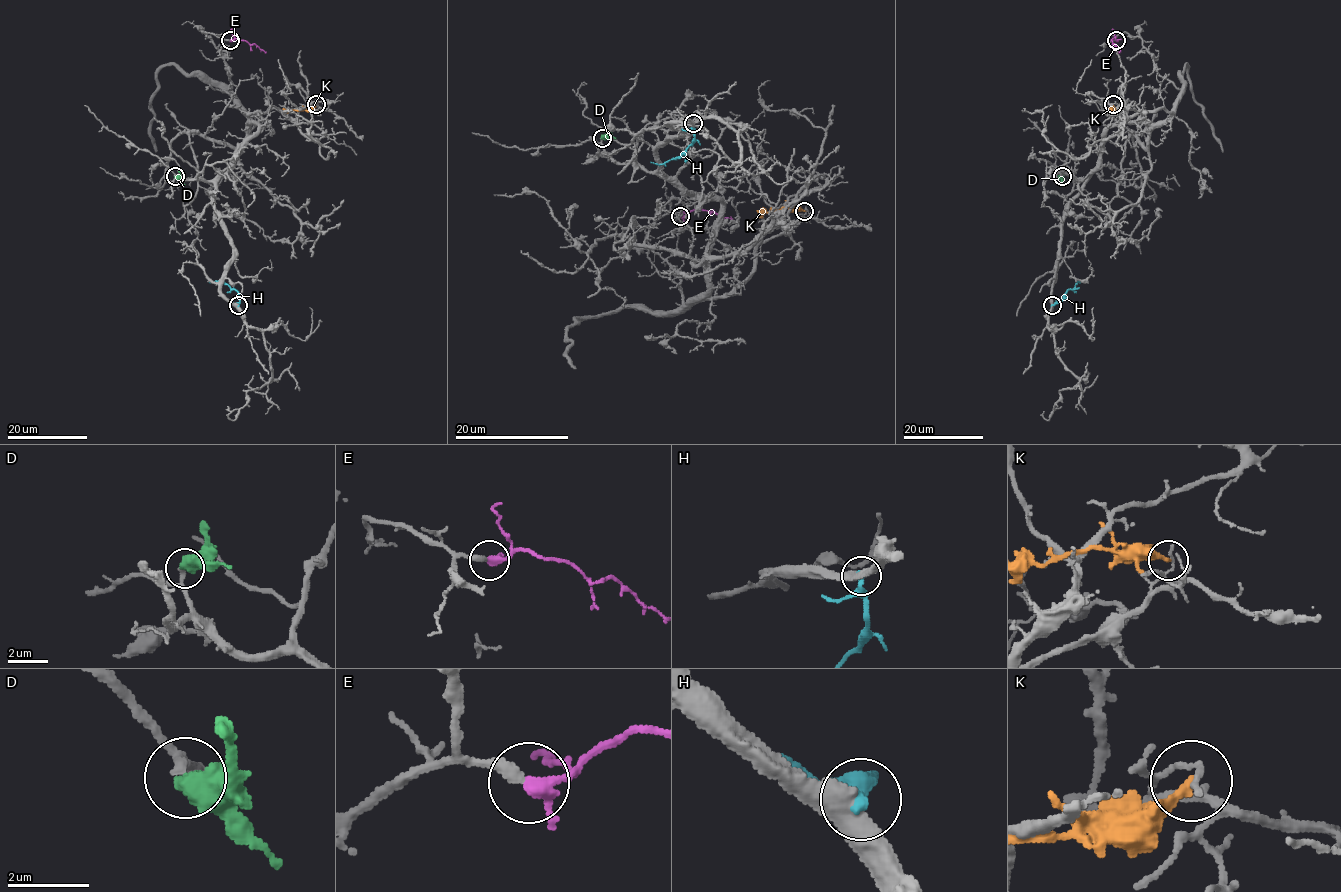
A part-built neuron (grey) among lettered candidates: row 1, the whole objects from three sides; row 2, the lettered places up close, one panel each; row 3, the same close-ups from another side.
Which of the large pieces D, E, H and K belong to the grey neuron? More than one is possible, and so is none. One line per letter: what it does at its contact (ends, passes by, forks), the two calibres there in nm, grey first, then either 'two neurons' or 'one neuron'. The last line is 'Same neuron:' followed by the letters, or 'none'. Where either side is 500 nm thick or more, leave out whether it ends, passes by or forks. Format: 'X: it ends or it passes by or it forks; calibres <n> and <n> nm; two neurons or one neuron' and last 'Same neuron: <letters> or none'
D: calibres 140 and 600 nm; one neuron
E: it passes by; calibres 300 and 280 nm; one neuron
H: it ends; calibres 440 and 320 nm; two neurons
K: it ends; calibres 140 and 220 nm; two neurons
Same neuron: D, E

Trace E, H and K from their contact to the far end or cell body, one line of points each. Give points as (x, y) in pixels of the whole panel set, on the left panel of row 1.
E: (229, 41), (245, 41), (266, 53)
H: (238, 305), (239, 294), (234, 289), (209, 281)
K: (316, 104), (303, 110), (283, 108)

